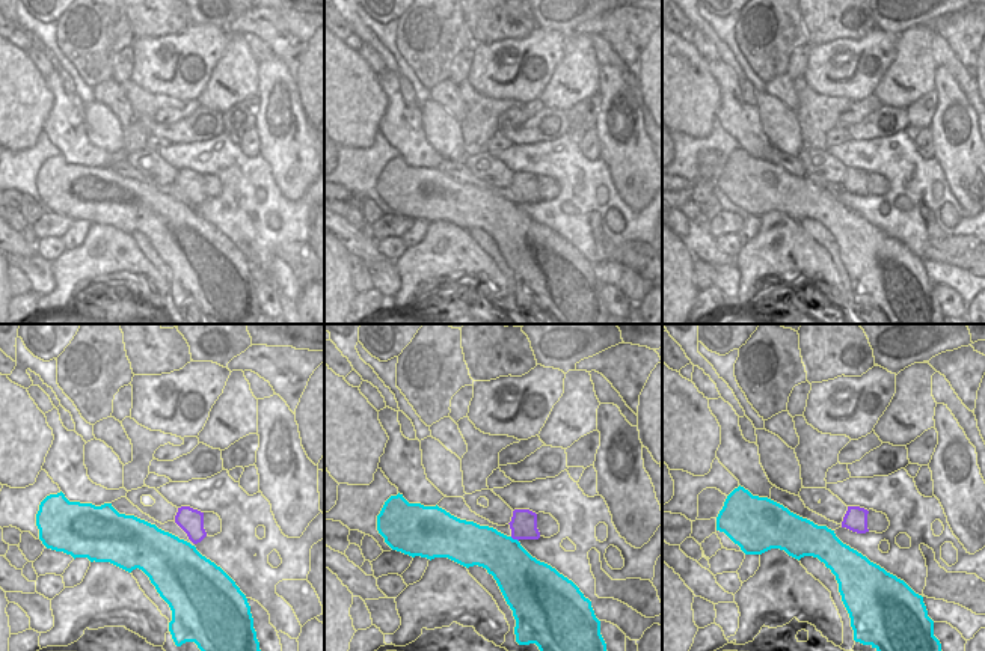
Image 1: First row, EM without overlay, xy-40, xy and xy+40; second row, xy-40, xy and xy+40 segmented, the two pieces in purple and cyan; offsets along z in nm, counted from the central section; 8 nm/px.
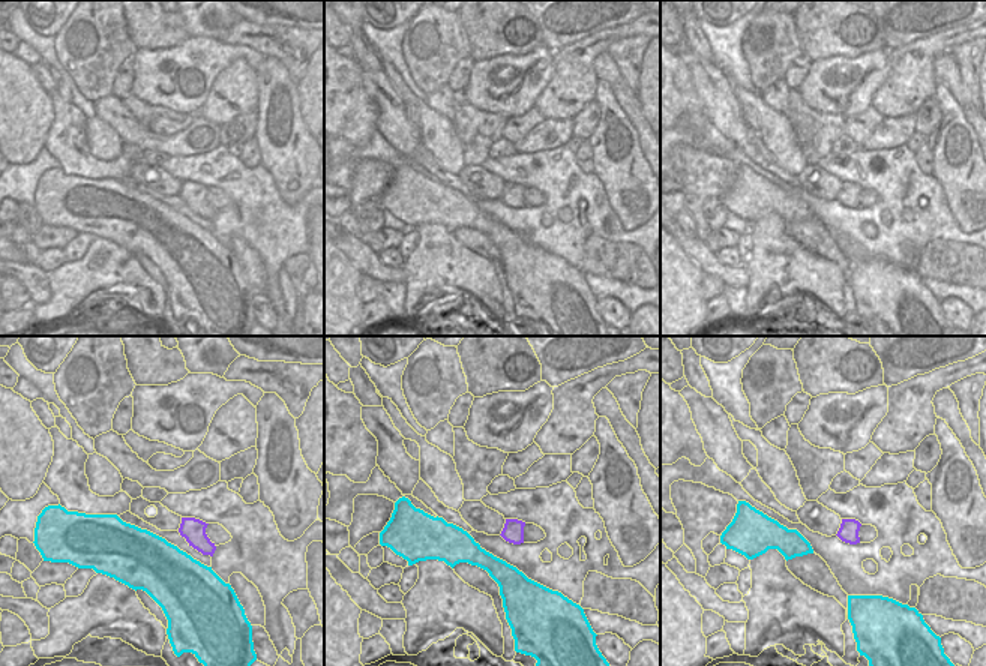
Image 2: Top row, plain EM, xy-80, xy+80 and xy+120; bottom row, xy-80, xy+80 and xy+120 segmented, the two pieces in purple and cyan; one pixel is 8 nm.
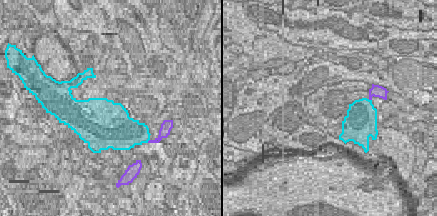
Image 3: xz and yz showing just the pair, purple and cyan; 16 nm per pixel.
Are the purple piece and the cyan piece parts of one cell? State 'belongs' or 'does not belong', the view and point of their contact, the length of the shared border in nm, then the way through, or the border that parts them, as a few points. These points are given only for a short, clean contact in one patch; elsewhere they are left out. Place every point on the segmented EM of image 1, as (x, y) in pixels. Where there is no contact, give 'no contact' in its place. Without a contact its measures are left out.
does not belong; contact xy (515, 538); length 80 nm; border xy (510, 537), (518, 541)

